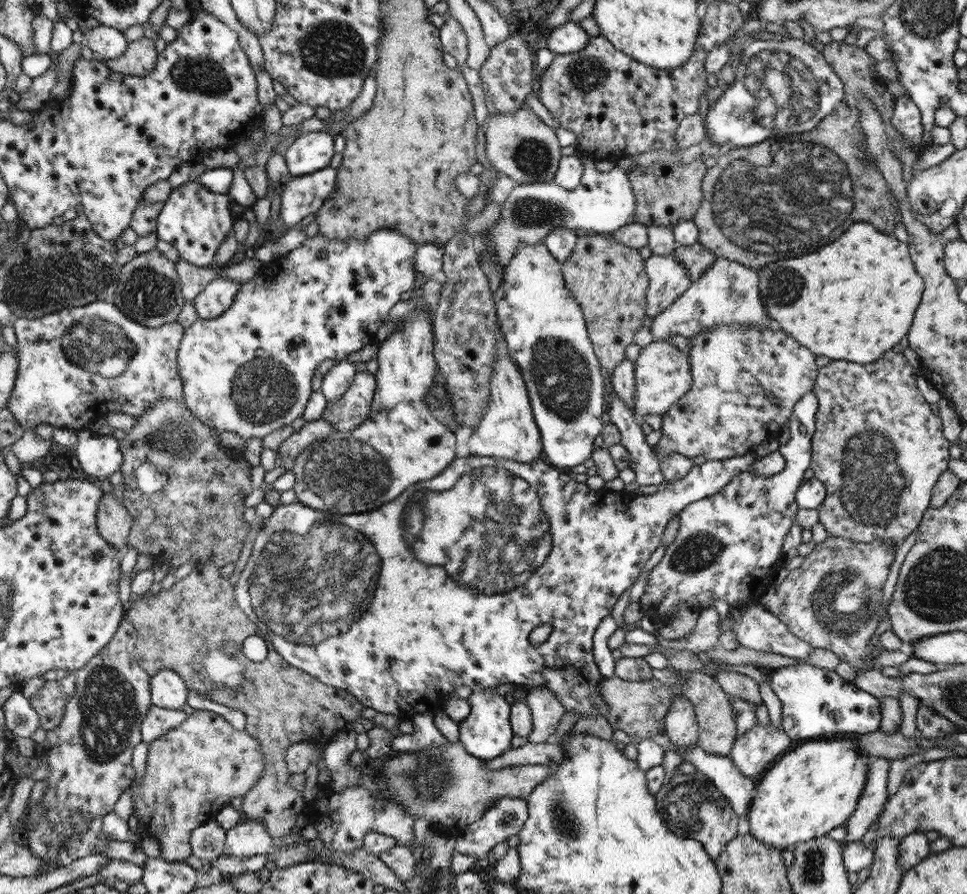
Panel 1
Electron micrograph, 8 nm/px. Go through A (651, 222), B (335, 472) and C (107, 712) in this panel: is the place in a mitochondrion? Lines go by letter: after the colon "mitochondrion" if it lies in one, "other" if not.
A: other
B: mitochondrion
C: mitochondrion

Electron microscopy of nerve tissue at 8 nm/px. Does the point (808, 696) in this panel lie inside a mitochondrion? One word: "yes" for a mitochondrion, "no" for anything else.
no

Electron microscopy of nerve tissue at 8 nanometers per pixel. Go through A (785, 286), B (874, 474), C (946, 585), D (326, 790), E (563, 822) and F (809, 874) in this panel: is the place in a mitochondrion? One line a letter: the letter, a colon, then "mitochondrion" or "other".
A: mitochondrion
B: mitochondrion
C: mitochondrion
D: other
E: mitochondrion
F: mitochondrion

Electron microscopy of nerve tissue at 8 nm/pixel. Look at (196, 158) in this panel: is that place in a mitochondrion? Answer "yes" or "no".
no

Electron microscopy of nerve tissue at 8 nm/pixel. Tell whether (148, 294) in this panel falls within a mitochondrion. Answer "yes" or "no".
yes

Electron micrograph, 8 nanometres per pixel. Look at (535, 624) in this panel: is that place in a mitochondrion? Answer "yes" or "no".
no

